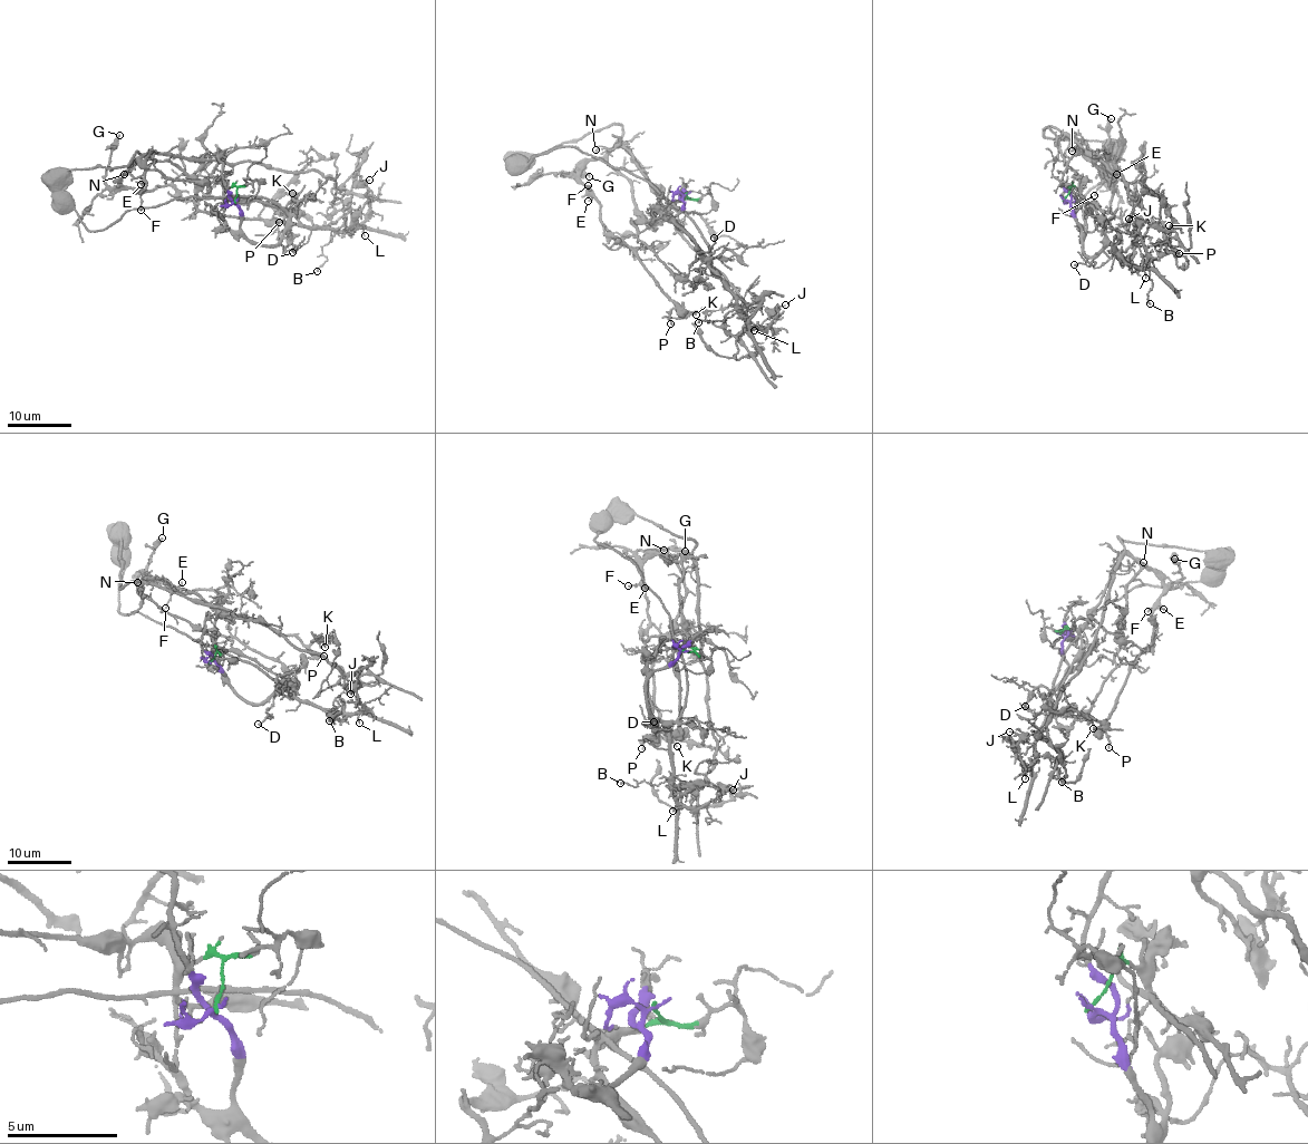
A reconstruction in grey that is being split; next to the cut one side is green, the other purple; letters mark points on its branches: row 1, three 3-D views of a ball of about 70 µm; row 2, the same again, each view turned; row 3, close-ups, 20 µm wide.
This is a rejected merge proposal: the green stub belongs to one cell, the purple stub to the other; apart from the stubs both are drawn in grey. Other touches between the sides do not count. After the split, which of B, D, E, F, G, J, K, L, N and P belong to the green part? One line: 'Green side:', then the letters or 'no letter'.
Green side: E, F, G, K, N, P

